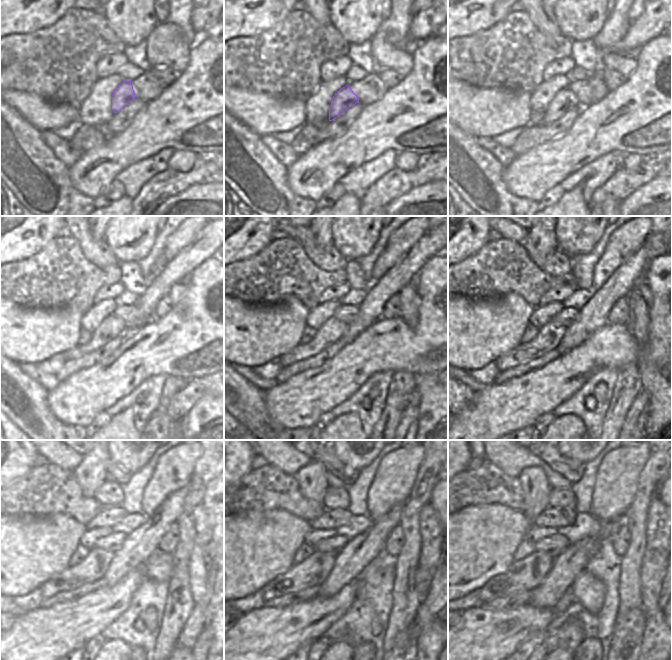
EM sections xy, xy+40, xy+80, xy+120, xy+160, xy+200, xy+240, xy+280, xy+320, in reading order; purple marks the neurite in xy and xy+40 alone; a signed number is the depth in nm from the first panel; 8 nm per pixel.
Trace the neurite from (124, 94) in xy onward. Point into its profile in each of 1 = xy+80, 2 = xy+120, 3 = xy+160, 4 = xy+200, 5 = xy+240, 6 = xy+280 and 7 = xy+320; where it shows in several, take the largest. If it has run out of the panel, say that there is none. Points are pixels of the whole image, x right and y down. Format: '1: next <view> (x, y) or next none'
1: next xy+80 (564, 100)
2: next xy+120 (111, 327)
3: next xy+160 (332, 330)
4: next xy+200 (549, 336)
5: next xy+240 (93, 567)
6: next xy+280 (311, 572)
7: next xy+320 (526, 574)

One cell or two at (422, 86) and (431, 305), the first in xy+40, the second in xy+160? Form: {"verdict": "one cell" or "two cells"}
{"verdict": "one cell"}

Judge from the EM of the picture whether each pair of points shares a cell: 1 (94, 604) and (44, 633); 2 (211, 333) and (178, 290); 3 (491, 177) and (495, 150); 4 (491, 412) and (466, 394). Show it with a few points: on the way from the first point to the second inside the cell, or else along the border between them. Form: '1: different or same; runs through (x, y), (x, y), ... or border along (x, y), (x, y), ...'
1: same; runs through (82, 616), (71, 625), (56, 631)
2: different; border along (189, 287), (186, 294), (175, 305)
3: different; border along (476, 141), (504, 167)
4: different; border along (477, 393), (474, 401), (458, 415)

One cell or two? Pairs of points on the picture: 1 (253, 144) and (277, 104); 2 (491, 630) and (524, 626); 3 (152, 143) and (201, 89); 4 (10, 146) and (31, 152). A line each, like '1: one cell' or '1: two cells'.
1: two cells
2: one cell
3: one cell
4: one cell

